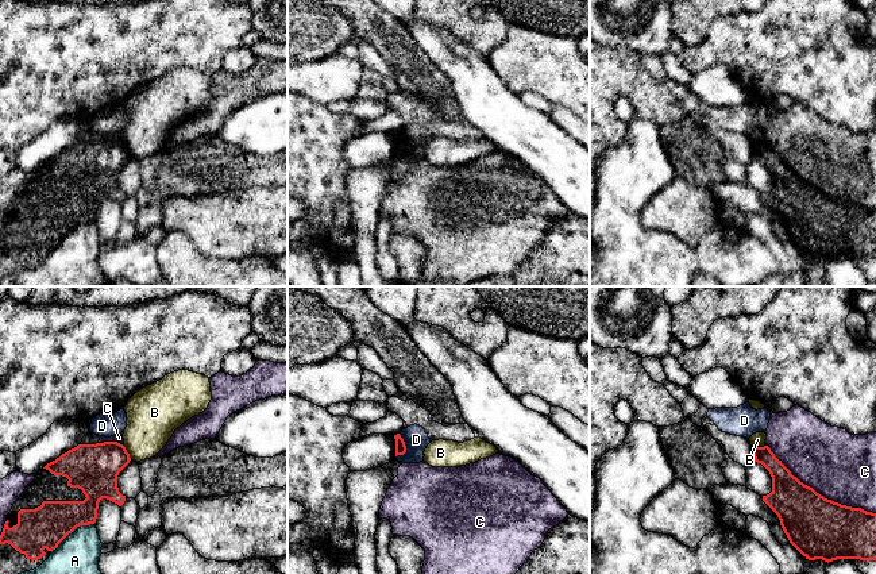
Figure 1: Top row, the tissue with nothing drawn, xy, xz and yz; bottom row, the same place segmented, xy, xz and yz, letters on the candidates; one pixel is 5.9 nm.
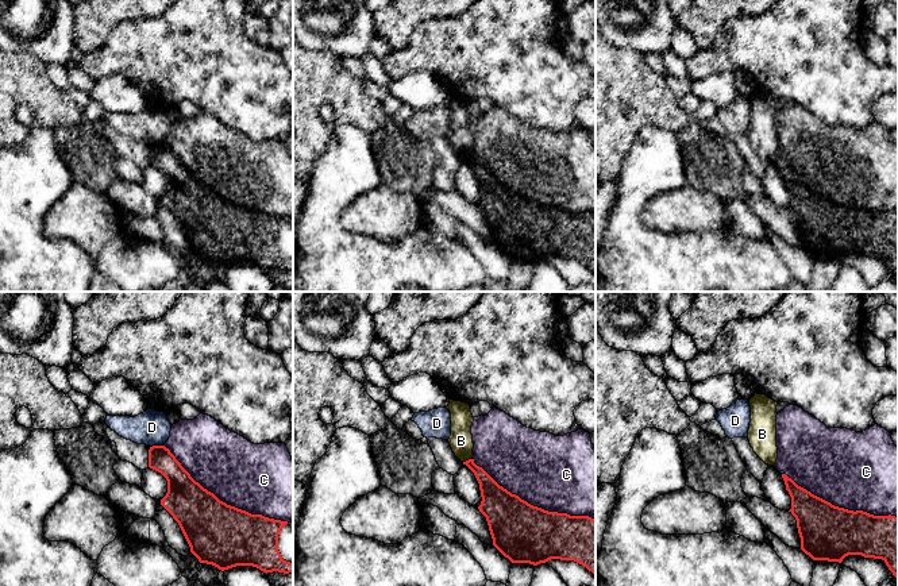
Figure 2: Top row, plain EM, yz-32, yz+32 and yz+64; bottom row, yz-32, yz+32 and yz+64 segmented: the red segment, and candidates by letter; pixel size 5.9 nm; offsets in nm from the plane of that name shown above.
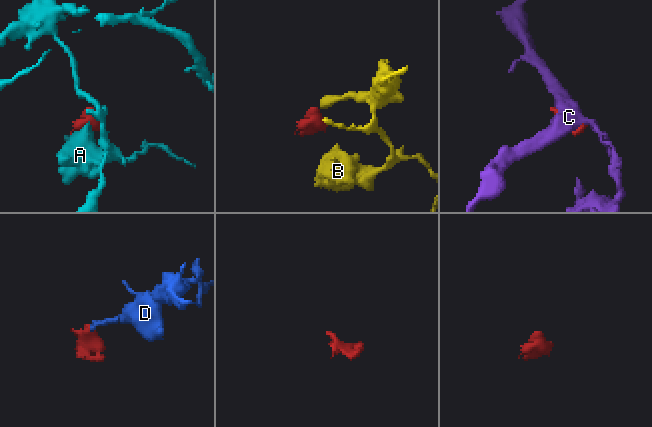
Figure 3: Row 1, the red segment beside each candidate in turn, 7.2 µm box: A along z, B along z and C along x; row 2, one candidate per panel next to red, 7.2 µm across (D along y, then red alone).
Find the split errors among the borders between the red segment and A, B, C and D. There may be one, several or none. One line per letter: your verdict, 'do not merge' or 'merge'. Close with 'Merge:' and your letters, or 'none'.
A: do not merge
B: do not merge
C: do not merge
D: do not merge
Merge: none

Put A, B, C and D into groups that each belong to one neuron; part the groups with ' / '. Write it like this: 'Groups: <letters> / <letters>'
Groups: A / B / C / D

